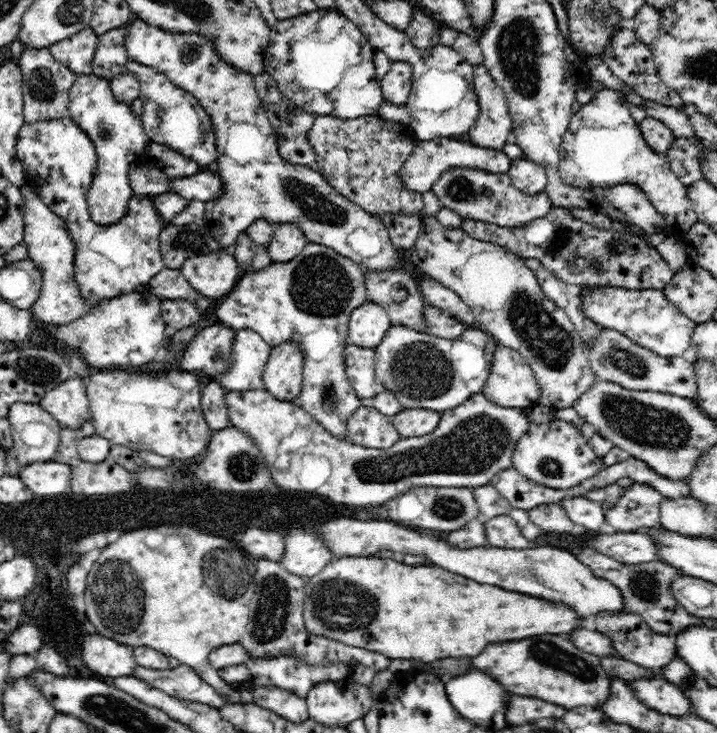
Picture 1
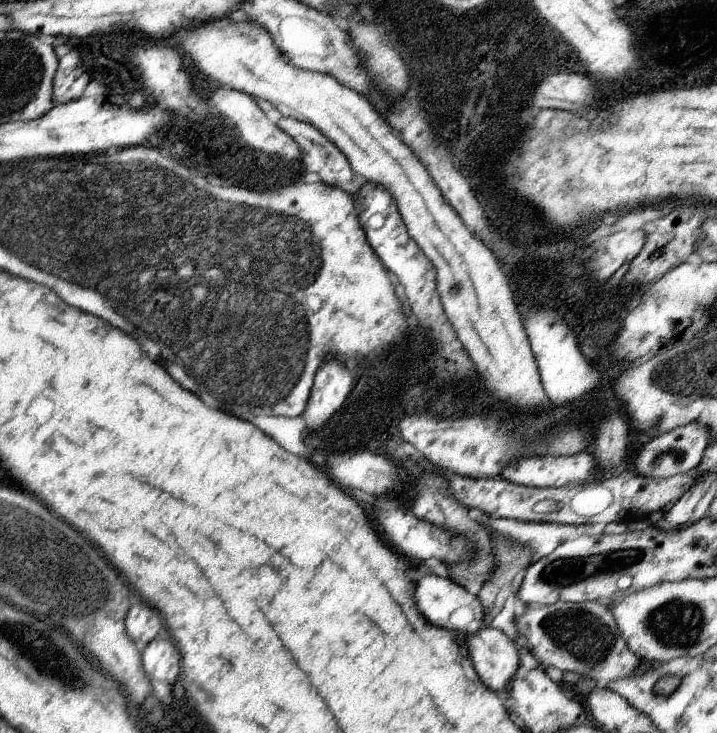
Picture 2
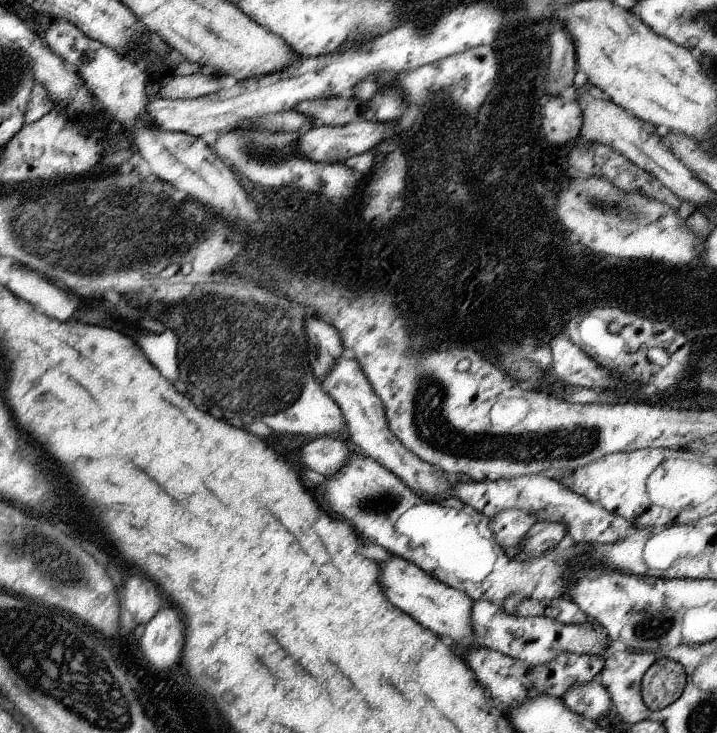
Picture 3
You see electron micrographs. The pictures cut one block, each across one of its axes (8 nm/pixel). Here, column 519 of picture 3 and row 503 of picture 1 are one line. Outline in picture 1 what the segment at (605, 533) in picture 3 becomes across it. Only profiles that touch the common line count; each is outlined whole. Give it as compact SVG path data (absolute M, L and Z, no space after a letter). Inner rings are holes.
M494 485L477 486L473 488L473 493L482 519L506 515L516 521L520 528L528 524L529 511L514 508Z

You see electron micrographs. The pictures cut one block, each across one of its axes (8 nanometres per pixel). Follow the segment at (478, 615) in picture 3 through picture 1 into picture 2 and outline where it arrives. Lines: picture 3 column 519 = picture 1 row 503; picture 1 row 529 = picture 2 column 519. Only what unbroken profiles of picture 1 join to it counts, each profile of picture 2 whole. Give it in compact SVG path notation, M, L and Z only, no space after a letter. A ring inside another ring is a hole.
M558 601L544 608L526 606L524 614L513 618L519 646L524 646L544 669L554 666L562 672L588 676L602 687L622 676L632 676L645 662L628 648L608 605L603 601Z

